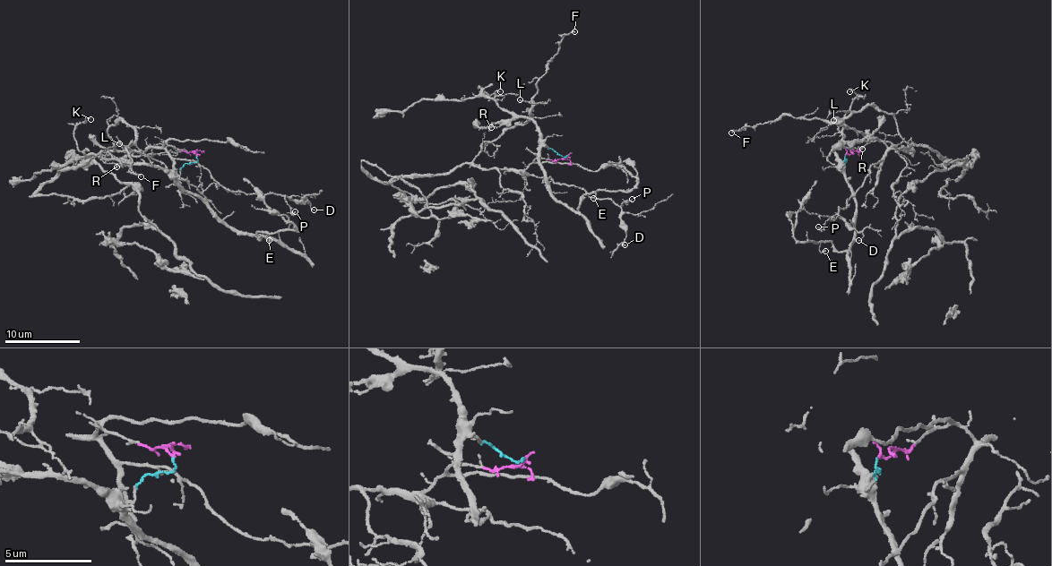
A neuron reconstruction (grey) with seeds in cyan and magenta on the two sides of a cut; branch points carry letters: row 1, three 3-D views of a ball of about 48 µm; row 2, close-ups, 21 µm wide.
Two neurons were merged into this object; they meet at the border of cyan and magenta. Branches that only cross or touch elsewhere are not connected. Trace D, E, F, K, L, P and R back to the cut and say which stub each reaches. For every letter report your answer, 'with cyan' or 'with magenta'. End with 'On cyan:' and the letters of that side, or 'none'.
D: with magenta
E: with cyan
F: with magenta
K: with cyan
L: with magenta
P: with magenta
R: with cyan
On cyan: E, K, R

